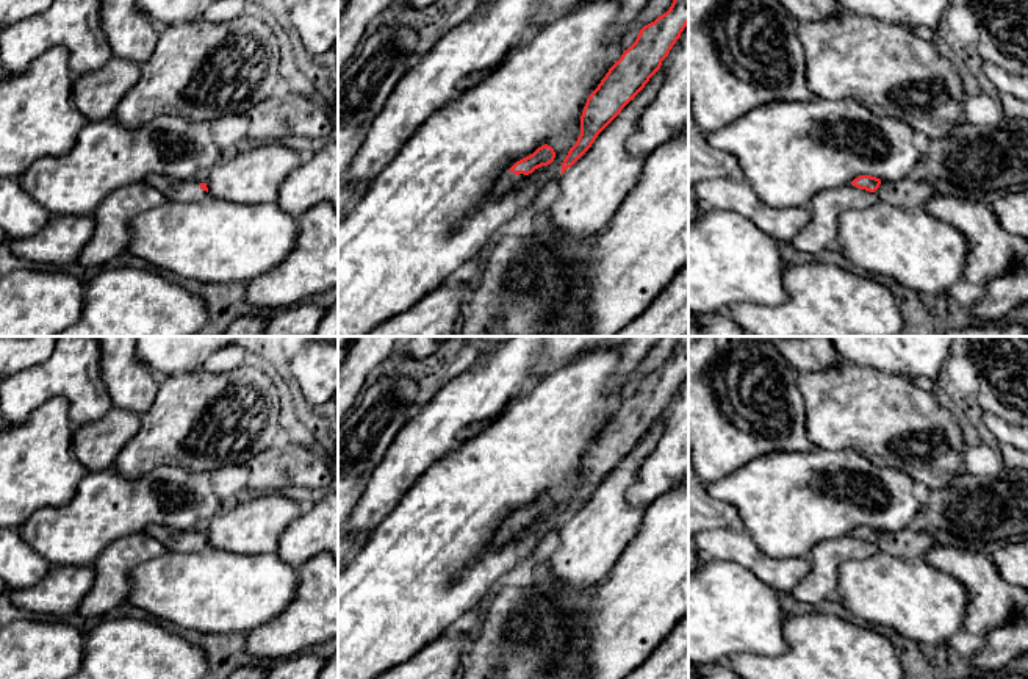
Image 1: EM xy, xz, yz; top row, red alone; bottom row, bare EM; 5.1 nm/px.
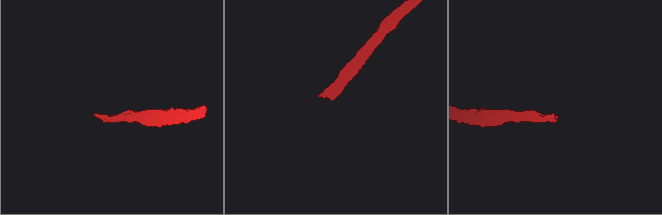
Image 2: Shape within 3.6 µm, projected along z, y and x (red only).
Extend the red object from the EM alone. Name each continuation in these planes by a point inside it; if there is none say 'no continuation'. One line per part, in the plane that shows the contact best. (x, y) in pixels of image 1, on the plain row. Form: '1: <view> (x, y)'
1: xz (510, 531)

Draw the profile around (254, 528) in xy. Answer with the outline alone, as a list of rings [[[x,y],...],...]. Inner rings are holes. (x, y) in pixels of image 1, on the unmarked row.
[[[280,491],[260,493],[210,519],[208,546],[243,555],[277,552],[282,532],[300,513],[299,502]]]

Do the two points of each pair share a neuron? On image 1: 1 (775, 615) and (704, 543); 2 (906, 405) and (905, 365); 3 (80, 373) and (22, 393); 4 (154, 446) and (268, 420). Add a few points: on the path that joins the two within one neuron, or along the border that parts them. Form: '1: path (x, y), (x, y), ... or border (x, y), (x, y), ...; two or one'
1: border (704, 559), (737, 562), (754, 576); two
2: border (870, 366), (903, 376), (911, 382); two
3: path (66, 373), (36, 385); one
4: path (182, 432), (204, 432), (216, 420), (240, 420); one

